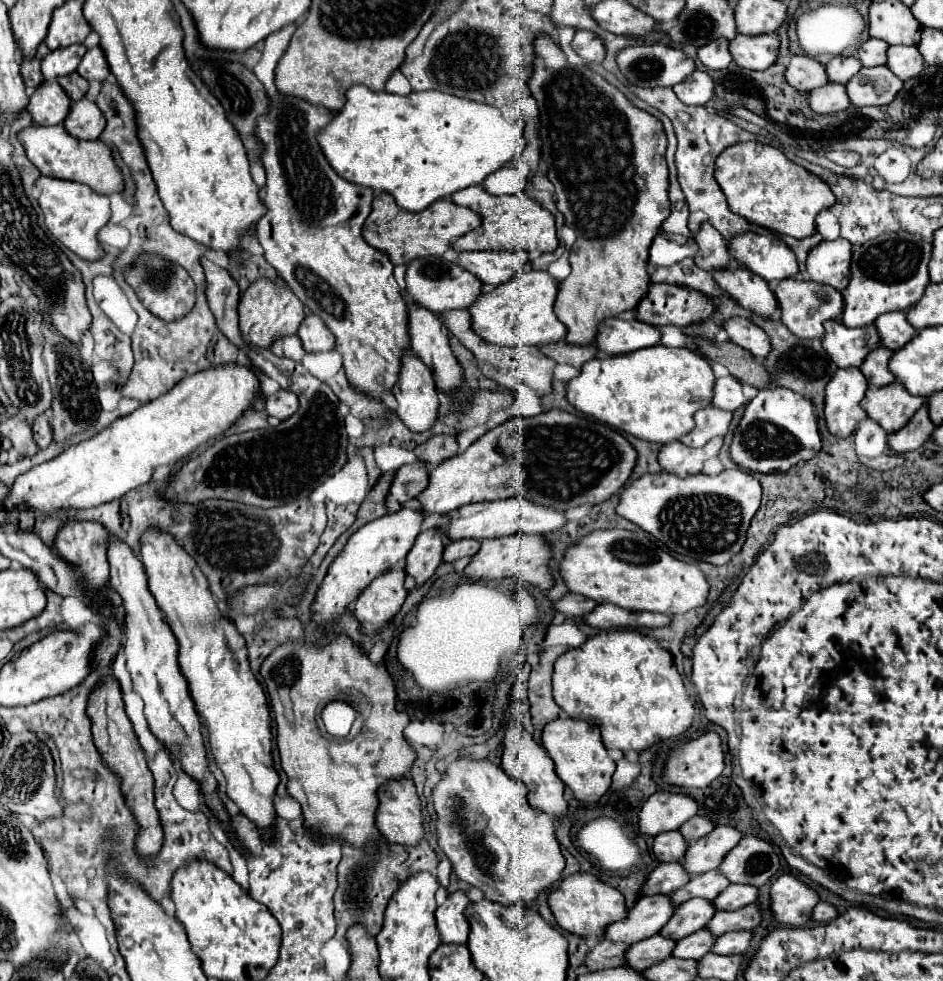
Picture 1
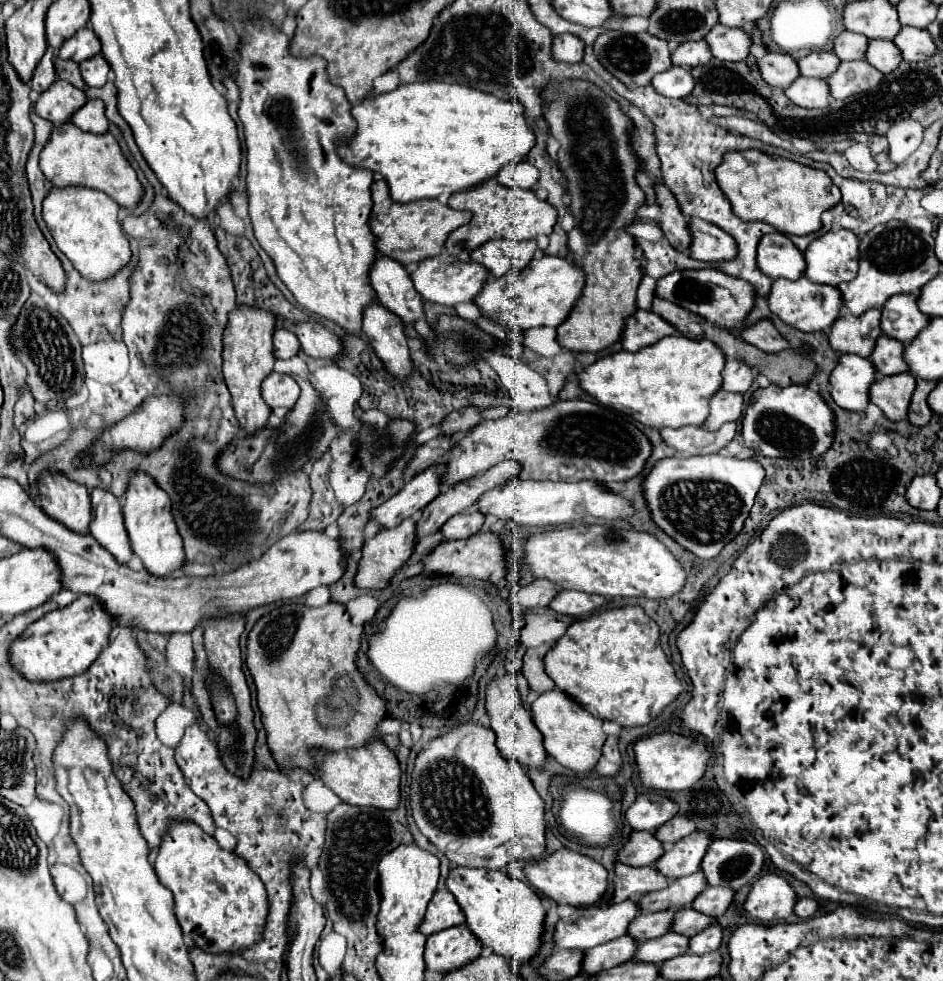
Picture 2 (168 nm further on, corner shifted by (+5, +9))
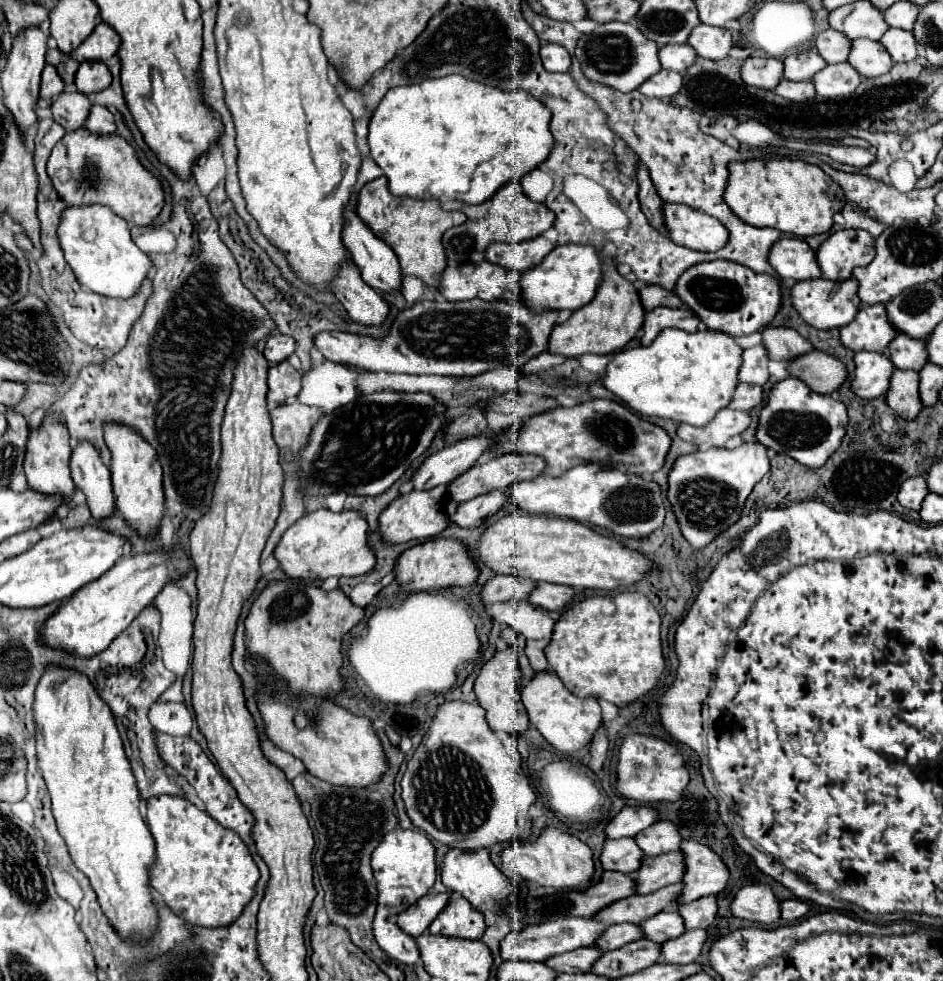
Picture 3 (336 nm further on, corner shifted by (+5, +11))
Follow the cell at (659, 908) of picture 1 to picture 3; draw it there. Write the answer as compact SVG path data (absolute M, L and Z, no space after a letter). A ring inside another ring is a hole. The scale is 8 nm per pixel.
M563 916L551 922L543 922L543 924L535 924L535 926L527 926L521 932L511 932L503 942L501 942L501 956L505 960L549 960L557 954L565 954L571 952L575 948L583 948L583 946L593 946L597 942L597 938L605 932L607 924L603 924L601 920L597 920L595 916Z

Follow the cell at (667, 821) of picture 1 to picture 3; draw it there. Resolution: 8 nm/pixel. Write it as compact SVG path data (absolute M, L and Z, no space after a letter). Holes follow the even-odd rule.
M625 806L605 828L607 838L633 838L641 830L659 820L659 812L651 806Z

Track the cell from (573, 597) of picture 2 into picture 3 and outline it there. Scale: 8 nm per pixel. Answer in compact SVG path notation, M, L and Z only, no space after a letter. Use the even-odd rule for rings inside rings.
M539 582L537 588L533 590L533 596L529 596L529 602L545 610L563 610L555 606L569 606L573 598L575 598L575 590L569 586Z

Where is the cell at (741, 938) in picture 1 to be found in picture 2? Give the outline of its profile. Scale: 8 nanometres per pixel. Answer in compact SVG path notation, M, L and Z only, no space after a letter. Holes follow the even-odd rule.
M709 924L705 930L701 930L699 934L695 934L693 938L689 938L689 950L693 954L707 954L719 948L723 938L723 932L717 924Z

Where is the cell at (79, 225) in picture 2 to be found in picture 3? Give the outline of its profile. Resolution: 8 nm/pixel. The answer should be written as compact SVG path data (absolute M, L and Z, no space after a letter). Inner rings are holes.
M103 204L67 206L61 212L57 236L65 252L65 260L75 272L77 280L97 294L129 298L137 292L141 280L147 276L151 268L151 260L147 258L147 254L143 254L131 240L127 222L121 216L117 216L109 206Z

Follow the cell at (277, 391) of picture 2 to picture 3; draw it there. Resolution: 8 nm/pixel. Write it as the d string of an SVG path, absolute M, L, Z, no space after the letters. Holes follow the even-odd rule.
M281 362L269 368L267 384L267 400L271 404L285 404L289 398L295 398L301 392L301 374L289 366L289 362Z

